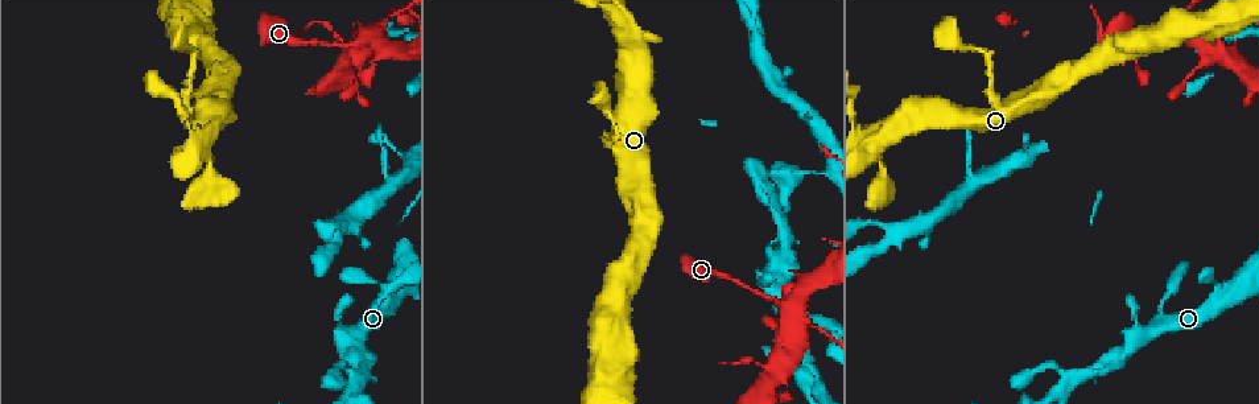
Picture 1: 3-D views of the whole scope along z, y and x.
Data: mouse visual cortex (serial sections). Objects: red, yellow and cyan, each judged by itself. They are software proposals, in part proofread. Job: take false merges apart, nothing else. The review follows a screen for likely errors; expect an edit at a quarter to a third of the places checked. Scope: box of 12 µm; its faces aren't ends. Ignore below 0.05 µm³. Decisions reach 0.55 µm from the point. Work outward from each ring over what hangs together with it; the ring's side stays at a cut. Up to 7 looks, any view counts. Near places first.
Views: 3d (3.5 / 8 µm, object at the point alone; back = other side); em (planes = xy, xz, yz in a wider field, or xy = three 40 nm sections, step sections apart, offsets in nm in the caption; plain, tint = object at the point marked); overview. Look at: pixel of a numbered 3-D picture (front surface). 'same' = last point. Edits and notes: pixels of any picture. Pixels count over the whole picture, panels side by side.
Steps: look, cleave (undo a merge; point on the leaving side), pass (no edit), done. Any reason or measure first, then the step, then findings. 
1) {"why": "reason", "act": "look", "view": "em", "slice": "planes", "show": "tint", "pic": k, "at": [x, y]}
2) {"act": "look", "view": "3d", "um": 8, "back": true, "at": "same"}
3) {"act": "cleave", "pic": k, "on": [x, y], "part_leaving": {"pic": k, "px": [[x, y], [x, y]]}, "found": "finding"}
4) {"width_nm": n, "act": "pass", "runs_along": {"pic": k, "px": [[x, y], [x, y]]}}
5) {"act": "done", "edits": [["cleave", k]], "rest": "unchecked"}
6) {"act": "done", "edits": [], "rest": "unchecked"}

{"act": "look", "view": "3d", "um": 3.5, "pic": 1, "at": [206, 184]}

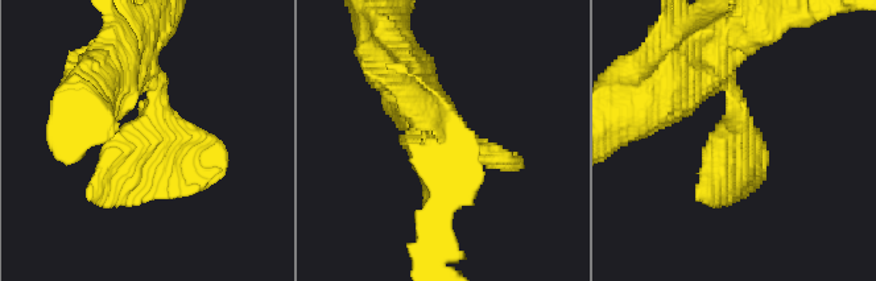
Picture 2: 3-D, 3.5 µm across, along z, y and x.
{"why": "shape alone is not enough", "act": "look", "view": "em", "slice": "xy", "step": 2, "show": "tint", "pic": 2, "at": [735, 136]}

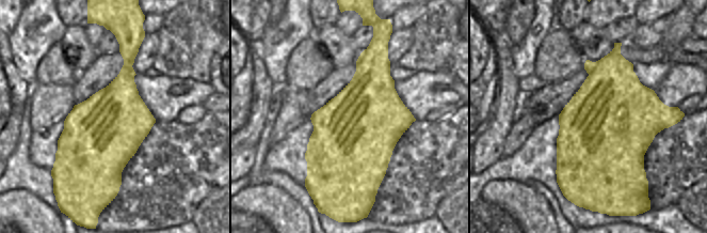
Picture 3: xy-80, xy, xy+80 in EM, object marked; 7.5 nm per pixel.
{"act": "look", "view": "em", "slice": "xy", "step": 3, "show": "tint", "at": "same"}

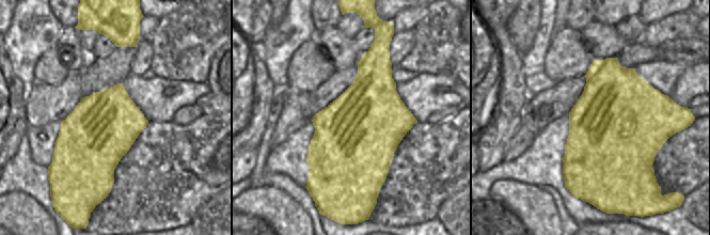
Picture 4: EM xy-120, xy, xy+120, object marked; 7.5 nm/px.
{"act": "pass", "runs_along": {"pic": 2, "px": [[136, 38], [156, 111], [91, 197]]}, "found": "continuous, no second cell"}

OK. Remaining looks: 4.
{"why": "three arms meet", "act": "look", "view": "3d", "um": 3.5, "pic": 1, "at": [359, 59]}

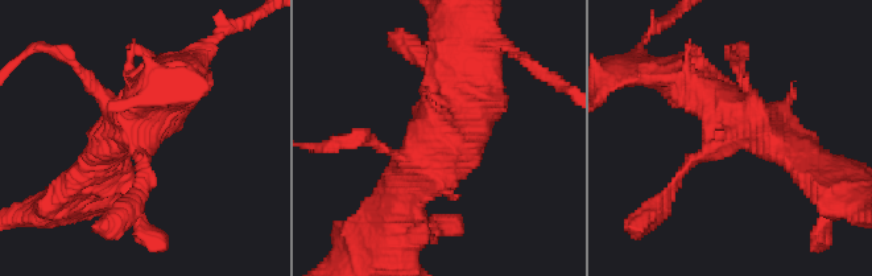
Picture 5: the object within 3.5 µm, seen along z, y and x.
{"why": "shape alone is not enough", "act": "look", "view": "em", "slice": "planes", "show": "tint", "pic": 5, "at": [721, 137]}

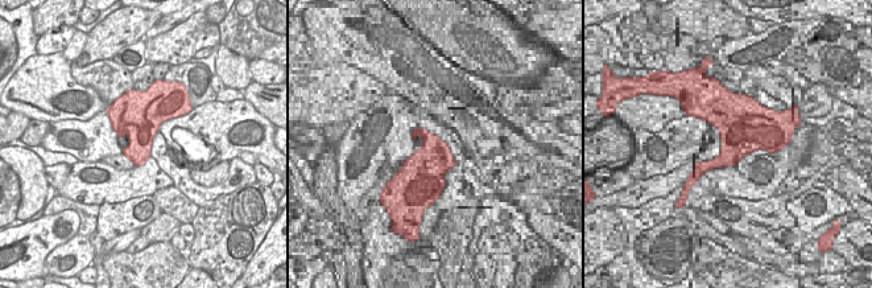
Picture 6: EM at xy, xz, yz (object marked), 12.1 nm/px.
{"act": "pass", "found": "one cell here"}

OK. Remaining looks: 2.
{"act": "done", "edits": [], "rest": "unchecked"}

